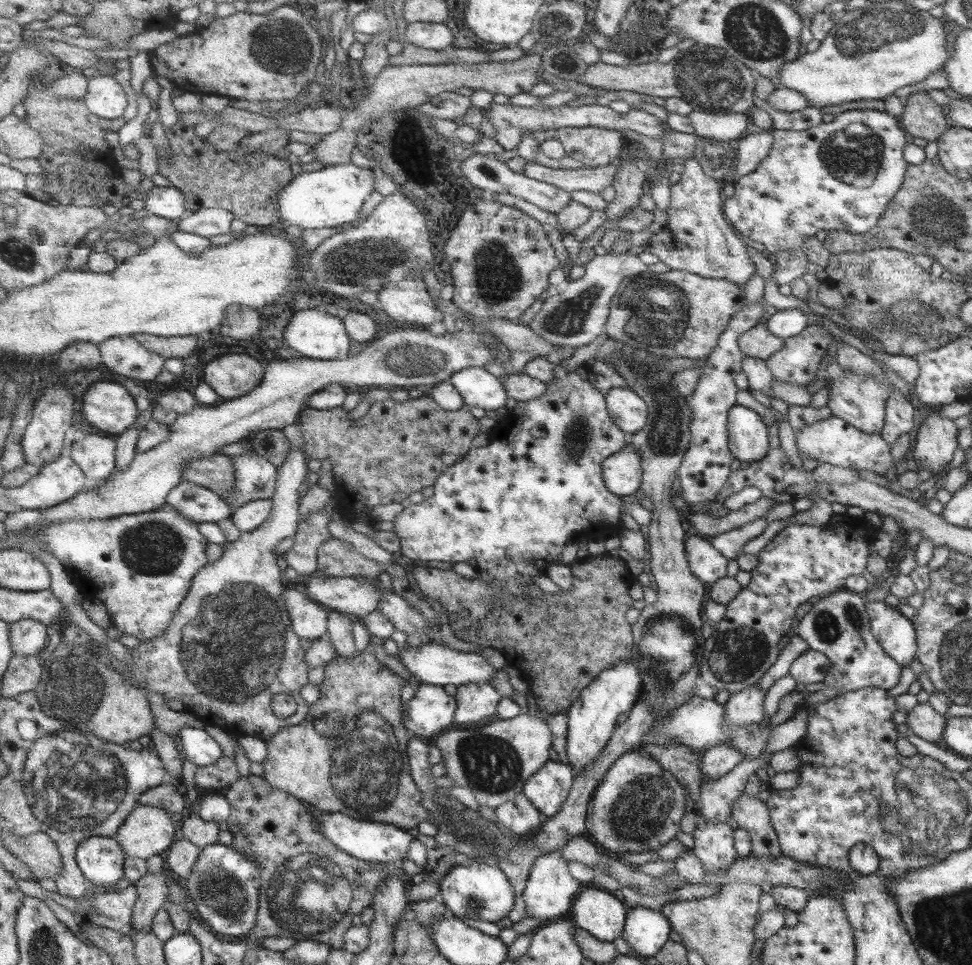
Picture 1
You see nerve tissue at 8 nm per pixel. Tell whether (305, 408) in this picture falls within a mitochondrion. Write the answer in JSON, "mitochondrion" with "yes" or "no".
{"mitochondrion":"no"}

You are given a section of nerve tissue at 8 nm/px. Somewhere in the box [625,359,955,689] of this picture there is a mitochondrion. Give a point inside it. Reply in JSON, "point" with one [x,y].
{"point":[740,653]}

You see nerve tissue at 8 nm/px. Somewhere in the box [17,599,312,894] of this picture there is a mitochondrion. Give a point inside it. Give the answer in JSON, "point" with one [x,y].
{"point":[76,688]}

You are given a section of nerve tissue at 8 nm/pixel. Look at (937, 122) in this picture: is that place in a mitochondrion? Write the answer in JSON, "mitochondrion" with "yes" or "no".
{"mitochondrion":"no"}

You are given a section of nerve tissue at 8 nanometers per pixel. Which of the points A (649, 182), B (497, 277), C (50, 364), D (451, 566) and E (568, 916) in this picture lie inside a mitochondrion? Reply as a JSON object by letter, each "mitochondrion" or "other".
{"A":"other","B":"mitochondrion","C":"other","D":"other","E":"other"}

